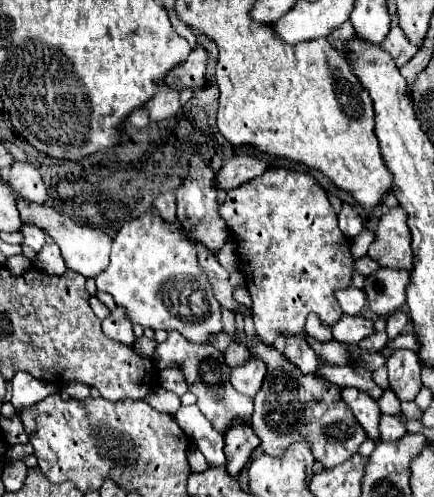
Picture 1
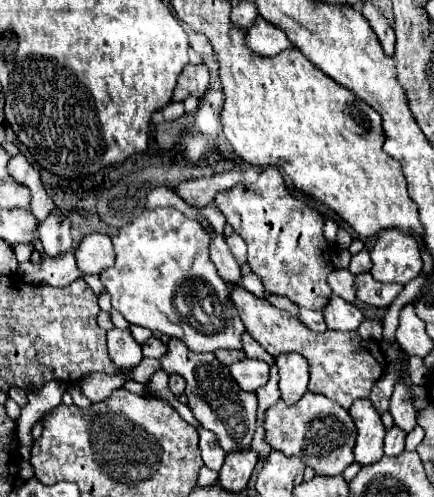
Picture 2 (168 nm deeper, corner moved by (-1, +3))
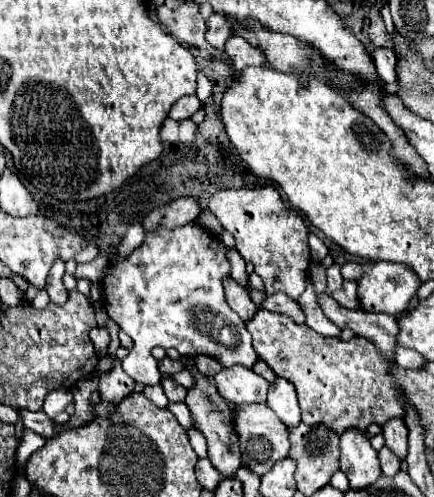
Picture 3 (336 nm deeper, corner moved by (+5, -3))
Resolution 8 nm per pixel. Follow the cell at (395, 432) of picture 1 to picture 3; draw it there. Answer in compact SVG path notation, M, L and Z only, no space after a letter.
M384 446L384 448L378 452L378 458L380 458L382 472L384 472L386 476L394 476L394 474L400 470L400 460L398 460L398 456L396 456L390 448Z

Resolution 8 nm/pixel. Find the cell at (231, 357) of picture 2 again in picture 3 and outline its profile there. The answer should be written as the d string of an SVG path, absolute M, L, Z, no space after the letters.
M196 356L196 366L198 366L198 370L202 372L202 374L206 374L206 376L214 376L214 374L218 374L218 370L222 370L224 366L216 360L216 358L208 358L208 356Z

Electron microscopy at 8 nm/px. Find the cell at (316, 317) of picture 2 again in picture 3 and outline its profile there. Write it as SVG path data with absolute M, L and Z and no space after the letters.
M272 294L272 296L266 296L264 304L262 304L266 310L270 312L278 312L278 314L286 314L290 316L294 322L298 324L306 324L306 316L302 314L302 310L298 310L298 302L288 298L286 294Z

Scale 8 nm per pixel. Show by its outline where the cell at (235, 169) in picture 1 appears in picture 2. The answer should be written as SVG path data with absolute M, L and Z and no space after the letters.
M222 172L222 174L210 176L210 178L192 178L188 182L180 182L178 186L174 186L174 192L188 206L202 208L202 206L210 204L218 192L224 192L226 188L240 184L242 180L244 180L242 172Z

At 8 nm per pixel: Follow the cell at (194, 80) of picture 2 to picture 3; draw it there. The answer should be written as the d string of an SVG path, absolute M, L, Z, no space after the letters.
M190 94L190 96L182 96L170 110L170 118L174 120L184 120L184 118L190 118L198 108L200 108L200 100L196 94Z

